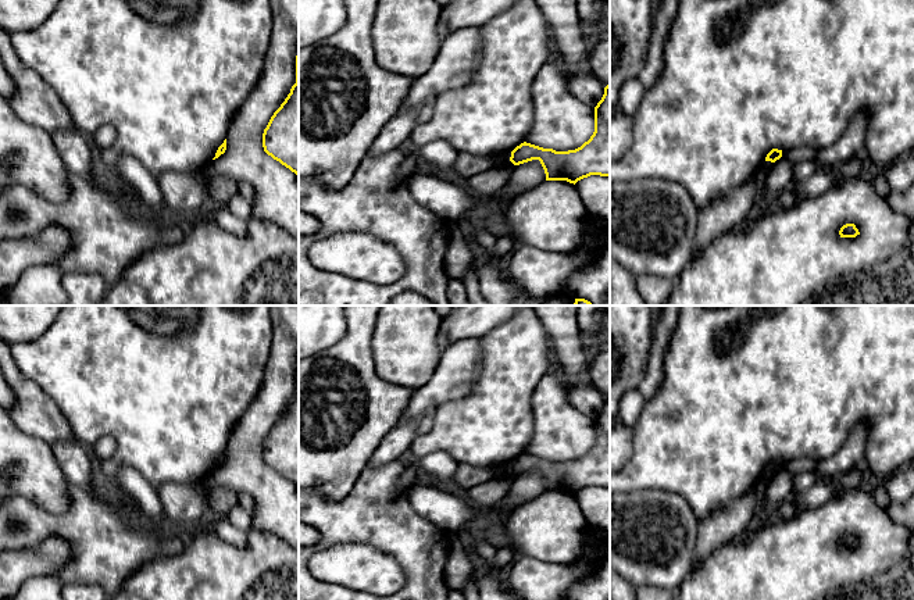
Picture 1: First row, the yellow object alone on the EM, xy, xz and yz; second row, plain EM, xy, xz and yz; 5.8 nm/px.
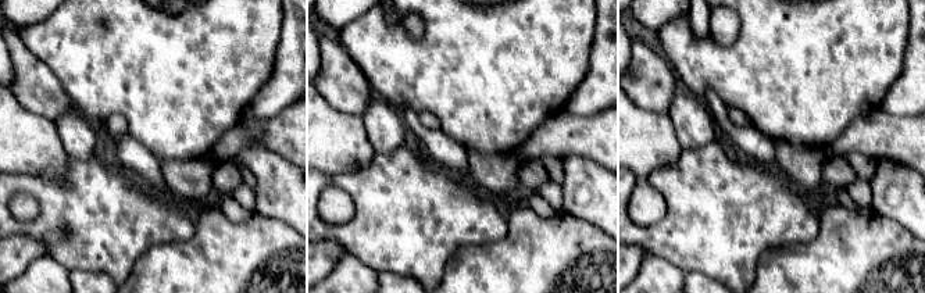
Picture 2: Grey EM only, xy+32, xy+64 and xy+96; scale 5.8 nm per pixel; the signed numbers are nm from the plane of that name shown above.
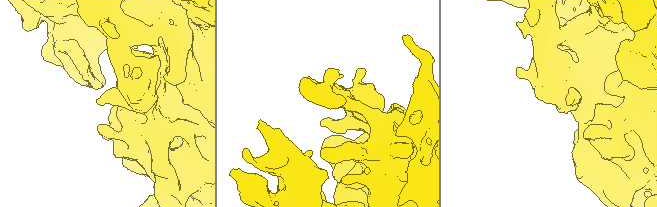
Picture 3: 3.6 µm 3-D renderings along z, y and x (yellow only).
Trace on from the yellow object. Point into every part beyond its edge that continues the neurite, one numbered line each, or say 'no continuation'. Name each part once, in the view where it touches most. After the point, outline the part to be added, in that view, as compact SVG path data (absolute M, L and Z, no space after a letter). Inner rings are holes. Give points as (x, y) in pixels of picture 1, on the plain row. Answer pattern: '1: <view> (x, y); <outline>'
no continuation

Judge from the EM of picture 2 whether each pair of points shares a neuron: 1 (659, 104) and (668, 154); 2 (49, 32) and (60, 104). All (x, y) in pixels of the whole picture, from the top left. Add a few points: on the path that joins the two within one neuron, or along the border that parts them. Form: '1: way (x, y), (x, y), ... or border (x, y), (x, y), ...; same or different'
1: border (632, 100), (646, 110), (667, 114); different
2: border (32, 54), (49, 68), (74, 104); different

